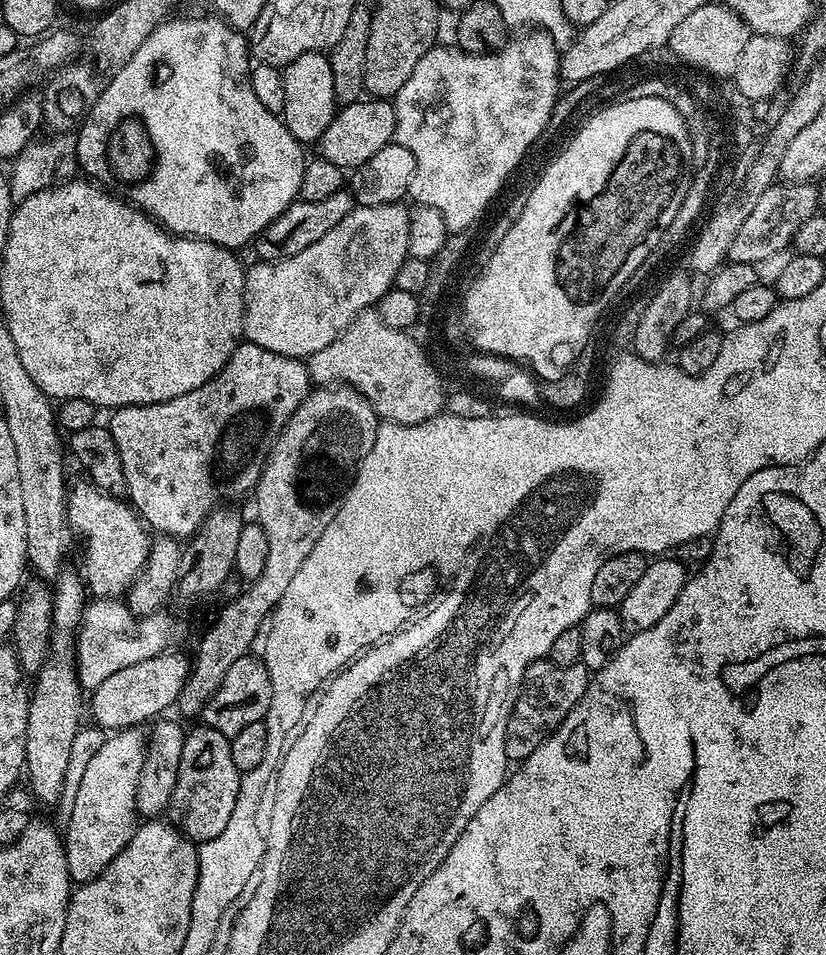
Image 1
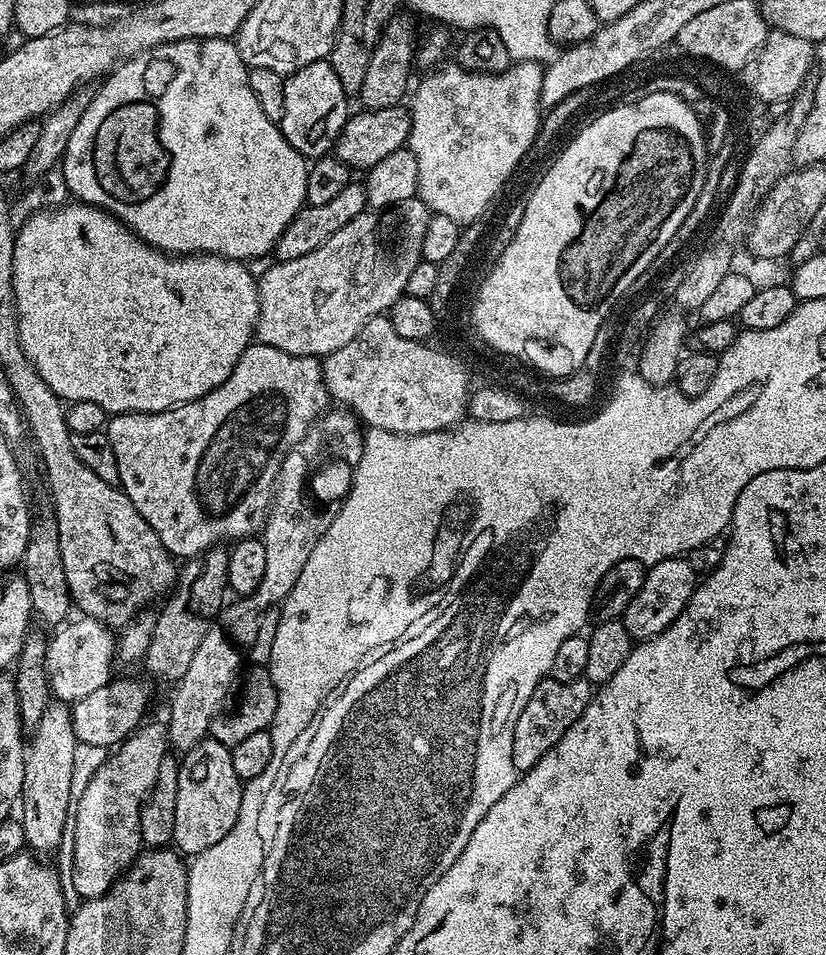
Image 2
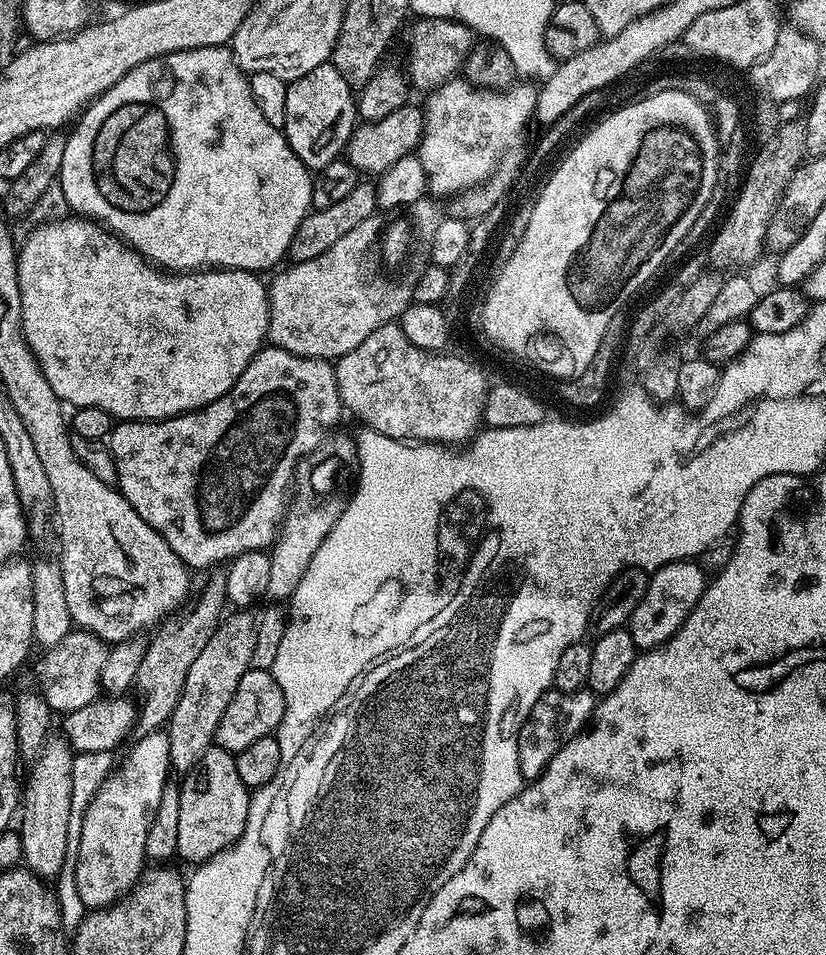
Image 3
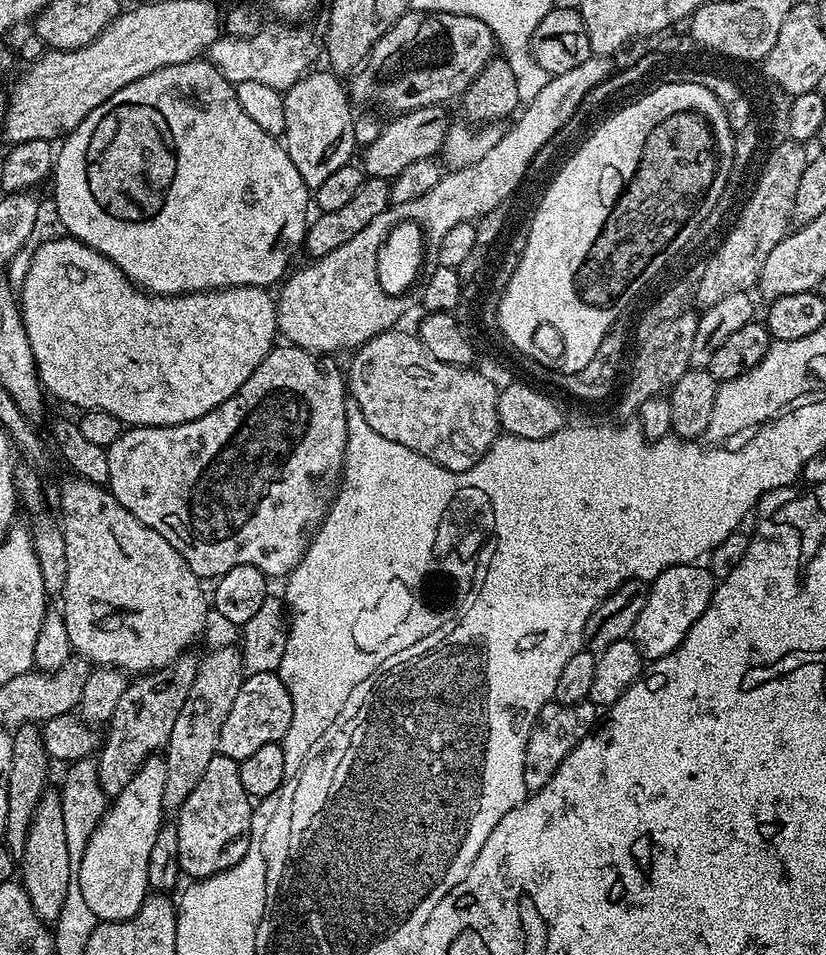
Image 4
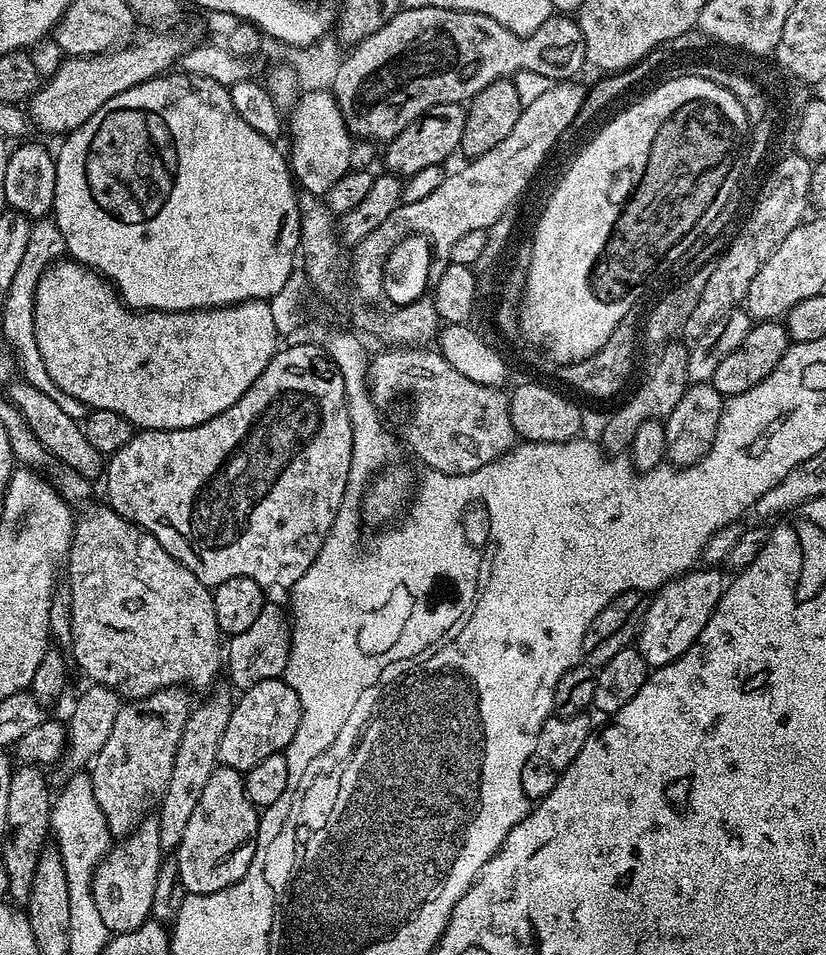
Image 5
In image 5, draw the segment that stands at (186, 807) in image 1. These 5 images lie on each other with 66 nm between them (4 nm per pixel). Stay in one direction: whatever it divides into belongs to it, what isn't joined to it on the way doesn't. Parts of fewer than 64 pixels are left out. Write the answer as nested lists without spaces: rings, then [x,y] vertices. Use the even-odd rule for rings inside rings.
[[[217,766],[214,774],[210,774],[210,778],[206,781],[206,787],[202,789],[202,798],[198,798],[198,806],[194,806],[190,822],[186,822],[182,842],[174,850],[176,869],[182,878],[185,893],[193,896],[209,896],[226,886],[237,884],[242,874],[250,870],[250,862],[254,858],[254,847],[249,845],[255,841],[259,825],[260,812],[252,805],[246,794],[242,773],[233,768]]]

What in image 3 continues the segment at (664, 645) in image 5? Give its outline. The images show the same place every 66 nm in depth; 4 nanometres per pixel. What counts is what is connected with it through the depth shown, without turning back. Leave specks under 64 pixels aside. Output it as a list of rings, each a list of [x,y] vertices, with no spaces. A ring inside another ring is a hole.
[[[675,560],[657,568],[651,573],[646,586],[646,594],[642,594],[642,602],[628,619],[627,630],[634,638],[637,649],[647,650],[662,646],[686,622],[686,618],[698,606],[706,587],[706,573],[699,563],[692,560]]]

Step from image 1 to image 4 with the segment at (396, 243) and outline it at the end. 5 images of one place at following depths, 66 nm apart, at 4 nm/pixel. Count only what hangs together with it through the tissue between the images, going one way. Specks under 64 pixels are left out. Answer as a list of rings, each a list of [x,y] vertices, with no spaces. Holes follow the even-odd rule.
[[[378,214],[350,242],[342,242],[338,250],[315,257],[308,262],[312,264],[293,271],[279,285],[280,296],[278,292],[275,297],[276,326],[289,345],[317,354],[336,354],[332,352],[339,348],[355,350],[370,338],[389,331],[388,320],[392,316],[388,316],[388,308],[404,308],[404,300],[388,296],[378,282],[379,248],[388,234],[388,216]]]

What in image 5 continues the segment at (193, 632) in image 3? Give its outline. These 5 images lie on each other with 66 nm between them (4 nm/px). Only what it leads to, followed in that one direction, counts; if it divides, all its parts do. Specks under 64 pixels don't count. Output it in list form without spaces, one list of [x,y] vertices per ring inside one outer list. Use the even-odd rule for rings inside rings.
[[[183,687],[163,688],[154,694],[144,696],[140,700],[121,703],[118,718],[114,718],[114,730],[110,730],[110,738],[106,738],[106,746],[98,750],[98,754],[90,765],[90,775],[94,786],[94,798],[98,806],[102,806],[102,814],[106,818],[106,826],[113,837],[123,838],[140,827],[145,819],[148,807],[163,796],[170,782],[170,770],[174,770],[174,754],[178,750],[178,741],[182,738],[182,726],[186,726],[186,718],[190,711],[189,693]]]

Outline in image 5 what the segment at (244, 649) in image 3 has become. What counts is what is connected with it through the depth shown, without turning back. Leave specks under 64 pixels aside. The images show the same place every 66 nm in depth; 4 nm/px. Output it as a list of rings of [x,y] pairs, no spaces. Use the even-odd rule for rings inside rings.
[[[213,691],[209,700],[193,707],[186,718],[186,726],[182,726],[182,738],[178,741],[178,750],[174,754],[174,770],[170,770],[168,789],[158,801],[158,838],[161,849],[175,850],[182,842],[182,834],[186,831],[186,822],[194,806],[198,806],[198,798],[202,798],[202,789],[210,774],[218,766],[218,742],[222,742],[222,733],[226,731],[226,722],[230,722],[234,696],[228,692]]]

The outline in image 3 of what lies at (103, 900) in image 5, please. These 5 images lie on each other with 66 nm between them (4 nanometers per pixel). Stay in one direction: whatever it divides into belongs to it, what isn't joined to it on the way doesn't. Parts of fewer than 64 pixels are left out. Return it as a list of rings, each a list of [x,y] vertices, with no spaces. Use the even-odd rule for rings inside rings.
[[[164,730],[147,732],[139,738],[141,740],[133,746],[124,765],[121,768],[119,765],[109,775],[84,812],[82,838],[78,842],[76,855],[76,885],[82,897],[108,896],[111,892],[127,893],[145,871],[148,824],[154,822],[154,814],[162,802],[162,790],[170,783],[170,738]]]

